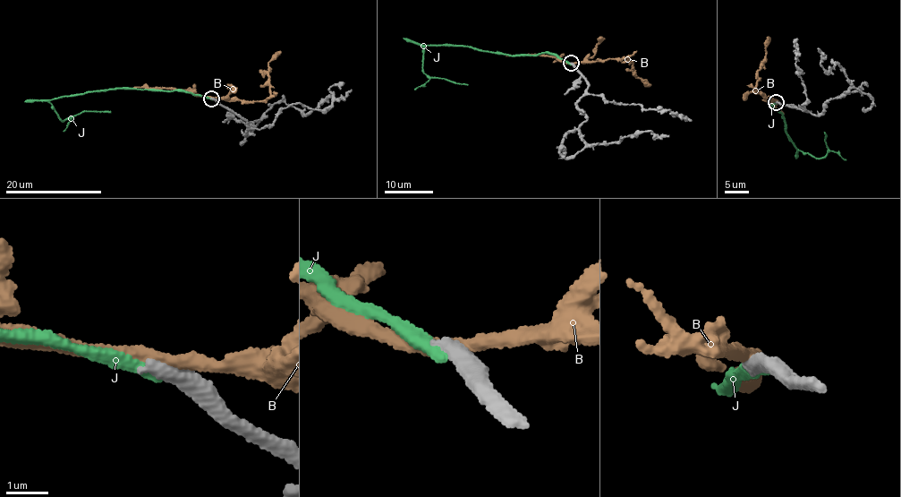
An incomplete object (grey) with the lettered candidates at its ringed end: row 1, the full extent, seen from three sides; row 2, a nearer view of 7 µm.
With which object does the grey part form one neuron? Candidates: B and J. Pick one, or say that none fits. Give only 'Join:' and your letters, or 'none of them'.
Join: none of them

